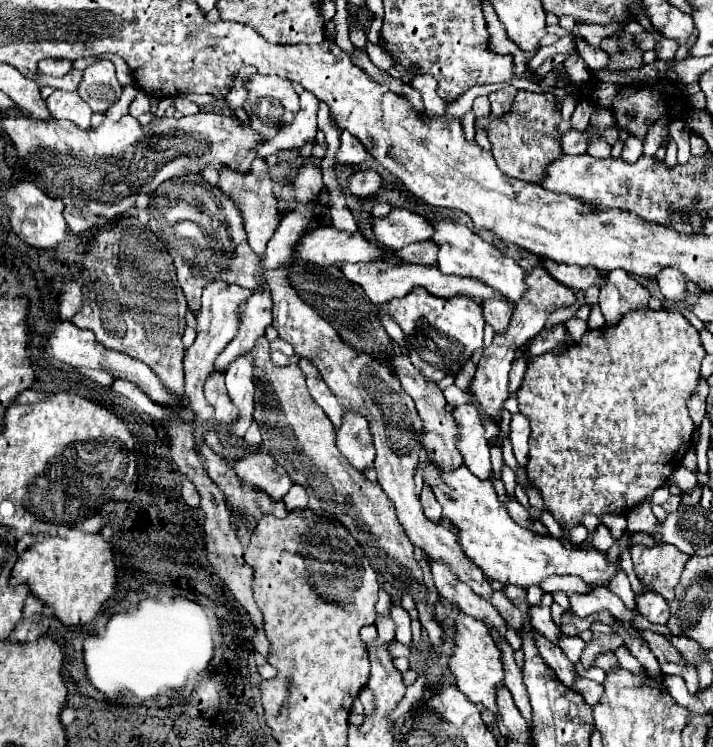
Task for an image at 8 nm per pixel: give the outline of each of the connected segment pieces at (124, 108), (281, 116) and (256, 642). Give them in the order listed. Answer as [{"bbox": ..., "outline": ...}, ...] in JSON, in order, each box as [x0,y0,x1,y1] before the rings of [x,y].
[{"bbox":[107,85,139,121],"outline":[[[135,85],[125,87],[125,93],[121,95],[121,99],[119,99],[119,101],[115,101],[115,103],[109,107],[107,117],[109,117],[109,119],[113,119],[113,121],[119,121],[119,119],[129,111],[129,105],[131,105],[131,101],[135,99],[137,91],[139,91],[139,89],[137,89]]]},{"bbox":[245,75,299,139],"outline":[[[253,75],[247,83],[249,99],[245,111],[251,127],[265,139],[273,139],[281,127],[291,125],[299,109],[299,95],[289,79]]]},{"bbox":[251,628,270,657],"outline":[[[256,628],[256,635],[251,638],[251,643],[256,651],[266,657],[269,654],[270,643],[265,635],[265,632]]]}]

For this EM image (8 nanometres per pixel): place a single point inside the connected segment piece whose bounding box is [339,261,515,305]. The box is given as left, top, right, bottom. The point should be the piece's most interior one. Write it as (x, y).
(382, 281)

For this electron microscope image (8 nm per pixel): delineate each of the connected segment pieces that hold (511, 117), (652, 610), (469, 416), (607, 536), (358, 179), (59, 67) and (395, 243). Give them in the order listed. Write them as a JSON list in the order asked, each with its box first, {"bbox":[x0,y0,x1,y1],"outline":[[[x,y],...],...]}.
[{"bbox":[487,90,563,183],"outline":[[[519,90],[510,112],[494,120],[487,129],[499,169],[509,173],[509,177],[537,183],[543,173],[547,173],[547,167],[563,155],[561,135],[557,133],[557,123],[561,121],[561,110],[556,109],[555,96],[551,92],[538,94]]]},{"bbox":[637,589,669,623],"outline":[[[649,589],[645,591],[643,597],[637,597],[637,611],[643,617],[647,617],[651,623],[667,623],[669,621],[667,601]]]},{"bbox":[453,405,491,479],"outline":[[[459,405],[453,409],[453,417],[459,423],[457,447],[465,459],[465,465],[477,475],[487,479],[491,475],[489,443],[485,439],[485,427],[479,419],[475,405]]]},{"bbox":[581,523,615,551],"outline":[[[601,523],[601,525],[597,527],[597,531],[595,531],[595,539],[593,539],[591,543],[583,543],[581,547],[595,547],[595,549],[599,549],[599,551],[607,551],[613,543],[615,543],[615,539],[613,539],[611,531]]]},{"bbox":[347,169,383,197],"outline":[[[367,169],[367,171],[357,171],[347,179],[347,189],[357,195],[357,197],[369,197],[375,195],[383,185],[383,179],[377,171]]]},{"bbox":[38,59,73,77],"outline":[[[45,59],[39,62],[38,69],[46,75],[62,77],[73,69],[72,63],[67,59]]]},{"bbox":[373,209,435,249],"outline":[[[393,209],[387,217],[375,219],[373,239],[389,249],[401,249],[415,241],[425,241],[435,233],[435,227],[423,215],[409,209]]]}]

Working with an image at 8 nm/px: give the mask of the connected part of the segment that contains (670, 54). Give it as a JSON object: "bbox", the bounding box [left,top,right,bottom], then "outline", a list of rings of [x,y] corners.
{"bbox":[655,39,677,61],"outline":[[[661,39],[657,45],[655,45],[655,51],[657,51],[657,59],[661,61],[671,61],[675,57],[675,51],[677,51],[677,41],[673,39]]]}

